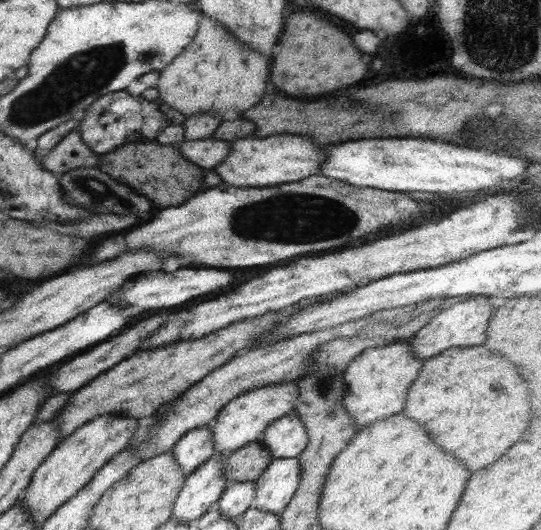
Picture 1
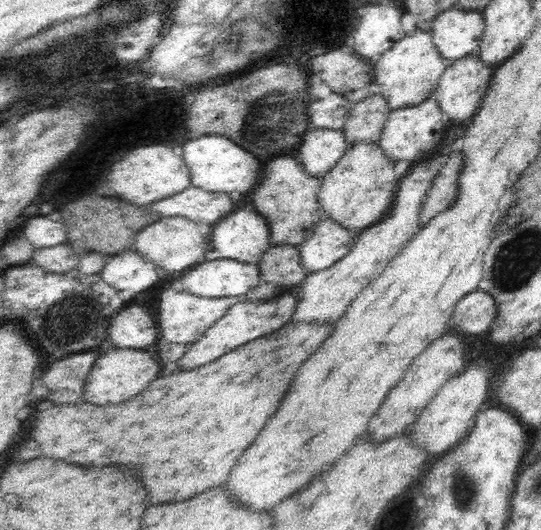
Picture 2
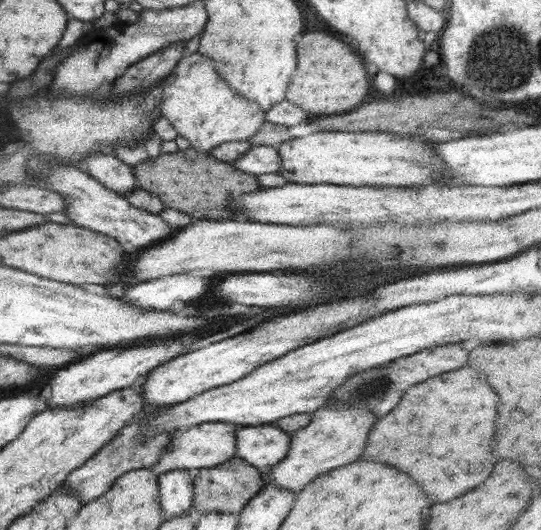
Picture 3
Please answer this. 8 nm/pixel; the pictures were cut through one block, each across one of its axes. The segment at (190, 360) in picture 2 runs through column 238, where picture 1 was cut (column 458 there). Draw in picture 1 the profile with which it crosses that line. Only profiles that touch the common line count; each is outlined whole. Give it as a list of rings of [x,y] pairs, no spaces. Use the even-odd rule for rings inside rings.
[[[473,296],[461,299],[458,304],[440,312],[418,330],[411,339],[413,352],[422,360],[432,358],[446,349],[454,347],[478,346],[486,342],[486,328],[488,328],[490,316],[496,310],[490,304],[487,296]]]

